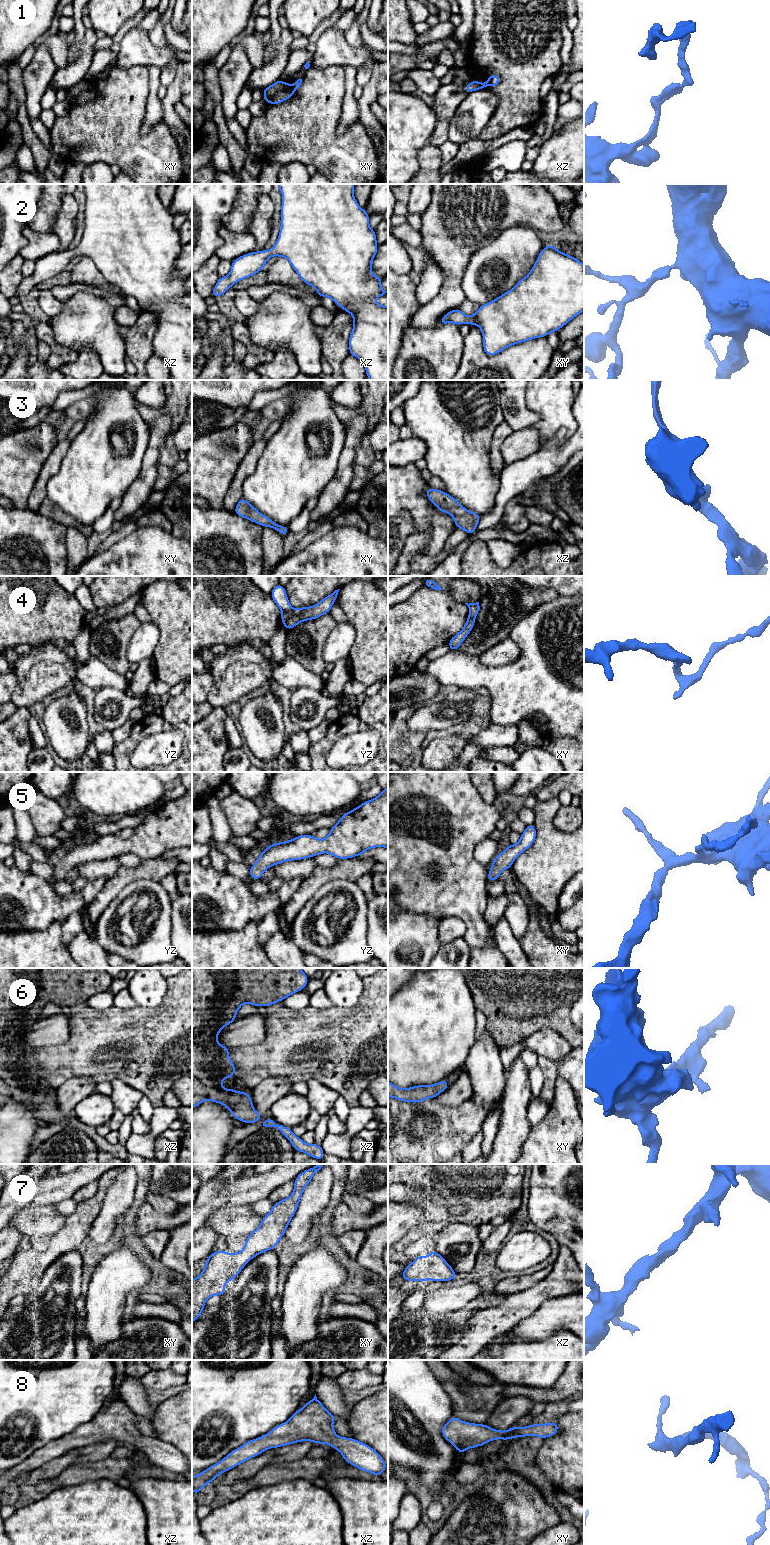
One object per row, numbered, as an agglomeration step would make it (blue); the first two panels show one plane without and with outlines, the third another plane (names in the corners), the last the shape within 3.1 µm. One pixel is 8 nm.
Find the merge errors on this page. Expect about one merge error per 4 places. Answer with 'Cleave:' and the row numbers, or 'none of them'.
Cleave: 1, 4

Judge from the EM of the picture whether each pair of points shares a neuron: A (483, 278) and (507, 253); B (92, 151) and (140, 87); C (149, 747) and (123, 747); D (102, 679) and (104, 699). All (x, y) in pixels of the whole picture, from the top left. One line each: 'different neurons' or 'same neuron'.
A: same neuron
B: same neuron
C: different neurons
D: different neurons

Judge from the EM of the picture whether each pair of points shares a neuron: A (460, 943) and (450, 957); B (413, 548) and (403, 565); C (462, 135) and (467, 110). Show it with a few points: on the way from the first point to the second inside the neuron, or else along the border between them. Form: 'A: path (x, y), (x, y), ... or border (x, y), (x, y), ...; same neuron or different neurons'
A: path (459, 946), (453, 954); same neuron
B: path (409, 552), (404, 561); same neuron
C: path (462, 129), (467, 123), (467, 116); same neuron

